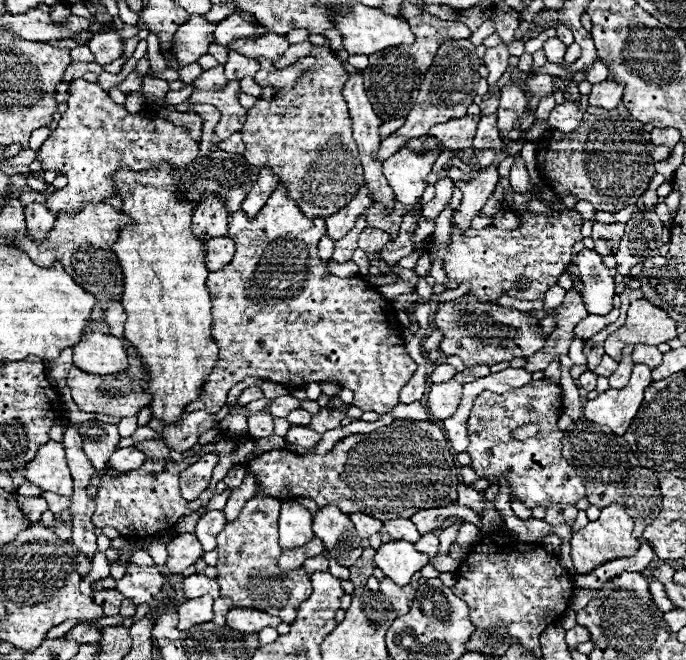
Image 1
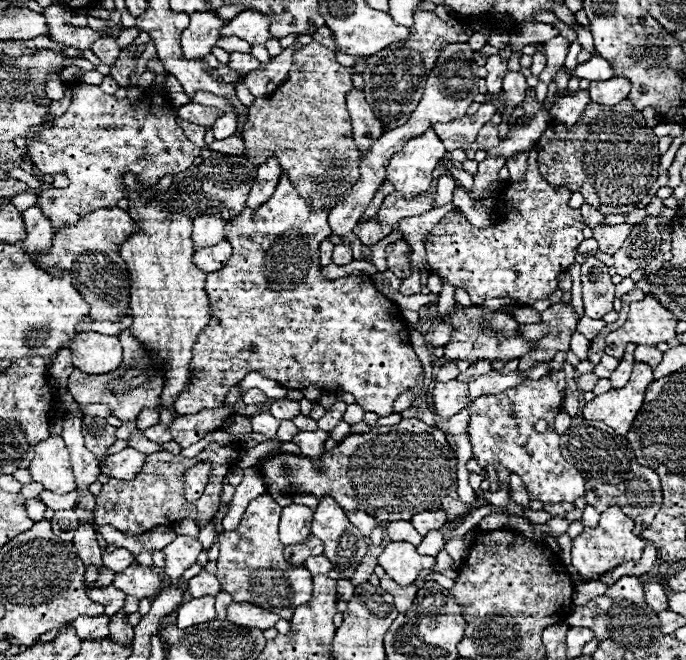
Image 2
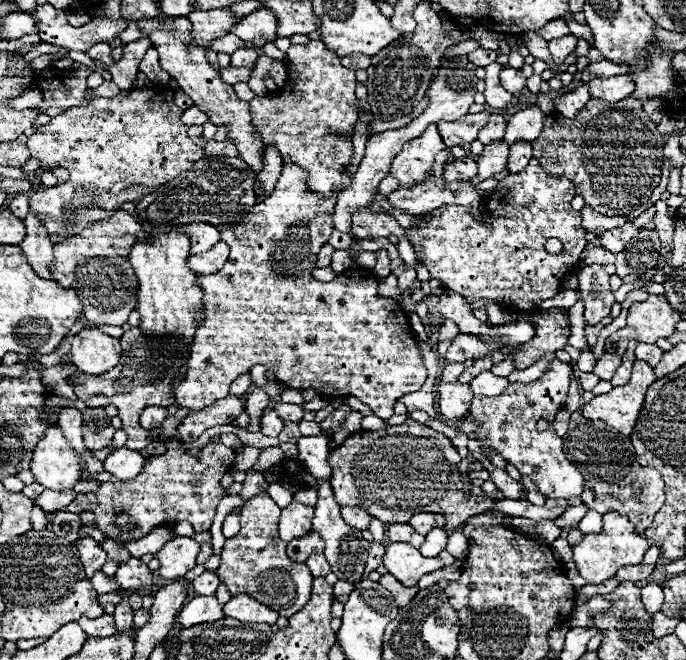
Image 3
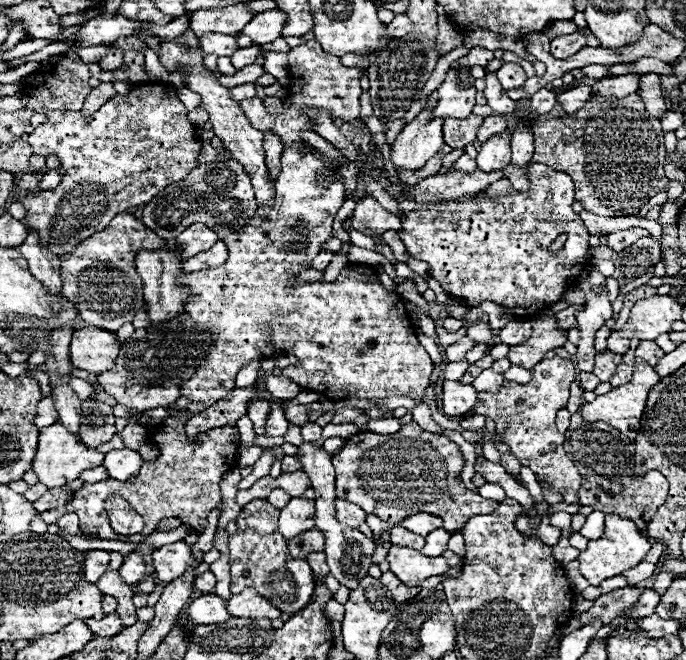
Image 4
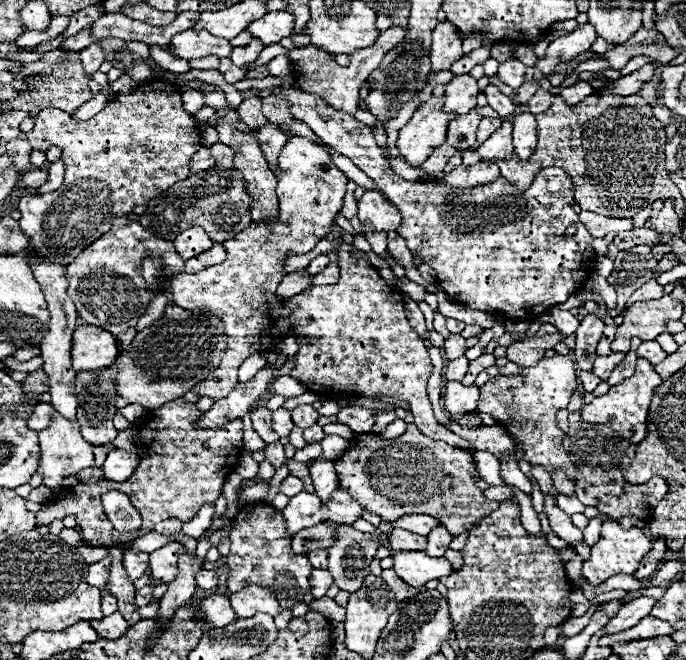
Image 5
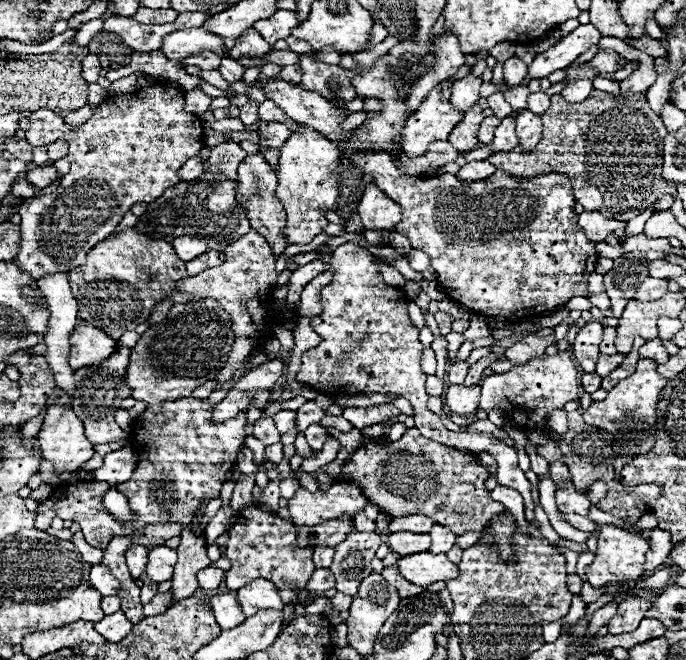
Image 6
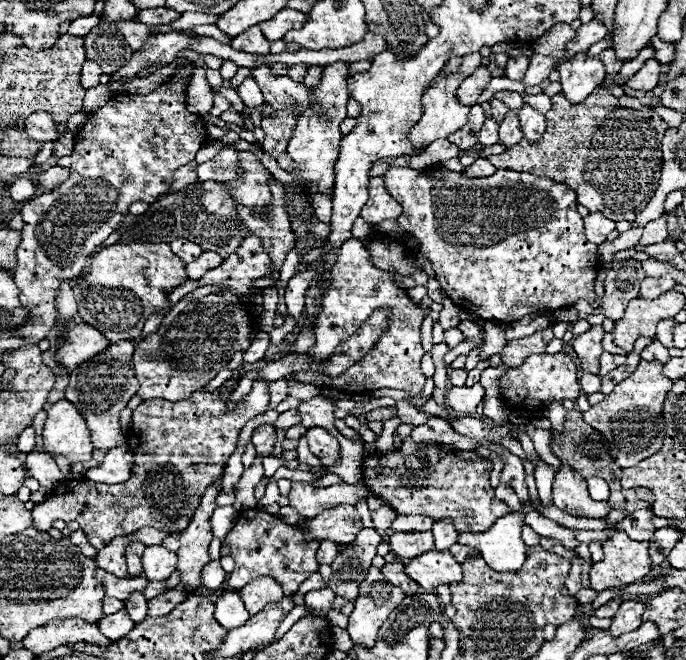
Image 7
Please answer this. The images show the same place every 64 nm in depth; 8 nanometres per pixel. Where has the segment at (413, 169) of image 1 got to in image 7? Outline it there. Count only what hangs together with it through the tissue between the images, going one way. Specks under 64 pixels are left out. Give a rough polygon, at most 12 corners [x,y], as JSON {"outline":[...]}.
{"outline":[[466,54],[458,72],[426,88],[424,114],[408,138],[416,148],[460,130],[470,108],[460,80],[480,66]]}

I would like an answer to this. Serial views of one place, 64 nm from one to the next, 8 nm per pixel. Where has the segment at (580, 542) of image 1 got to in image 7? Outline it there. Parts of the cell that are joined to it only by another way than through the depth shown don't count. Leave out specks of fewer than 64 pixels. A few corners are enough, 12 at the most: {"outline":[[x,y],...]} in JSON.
{"outline":[[614,532],[590,568],[592,590],[640,582],[652,570],[650,544]]}

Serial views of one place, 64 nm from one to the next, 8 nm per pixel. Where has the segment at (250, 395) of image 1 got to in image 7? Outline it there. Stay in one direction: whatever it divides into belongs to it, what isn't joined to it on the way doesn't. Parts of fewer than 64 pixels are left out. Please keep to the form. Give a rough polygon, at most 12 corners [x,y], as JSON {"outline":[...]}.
{"outline":[[260,426],[252,434],[256,456],[274,456],[274,426]]}

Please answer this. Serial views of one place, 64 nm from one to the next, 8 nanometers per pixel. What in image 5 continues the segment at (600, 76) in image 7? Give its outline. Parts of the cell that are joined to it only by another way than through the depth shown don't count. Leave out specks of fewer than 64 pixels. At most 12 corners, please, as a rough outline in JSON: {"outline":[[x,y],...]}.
{"outline":[[578,80],[564,88],[560,96],[566,104],[582,102],[594,92],[588,82]]}

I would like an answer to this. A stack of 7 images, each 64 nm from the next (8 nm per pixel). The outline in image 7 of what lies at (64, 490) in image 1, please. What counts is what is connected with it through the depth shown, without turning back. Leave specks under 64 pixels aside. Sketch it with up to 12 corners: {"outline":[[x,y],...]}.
{"outline":[[68,400],[52,404],[42,438],[52,458],[86,462],[94,445]]}

